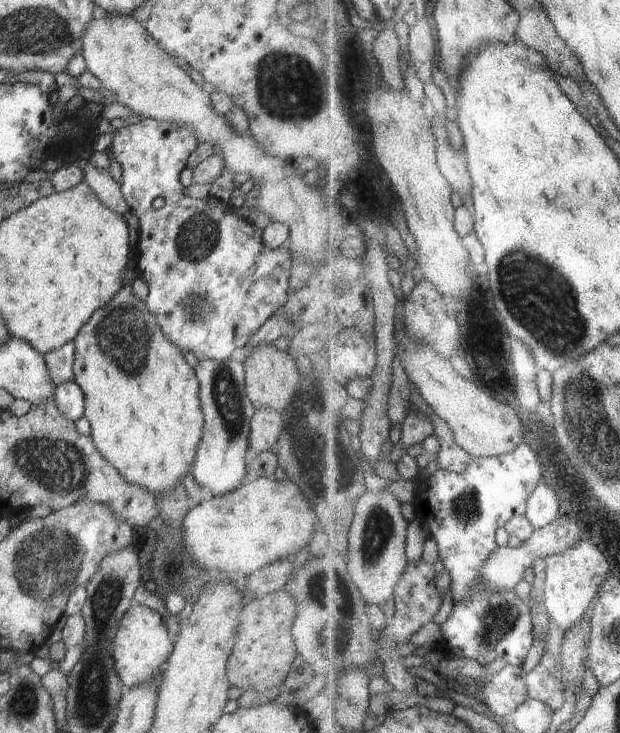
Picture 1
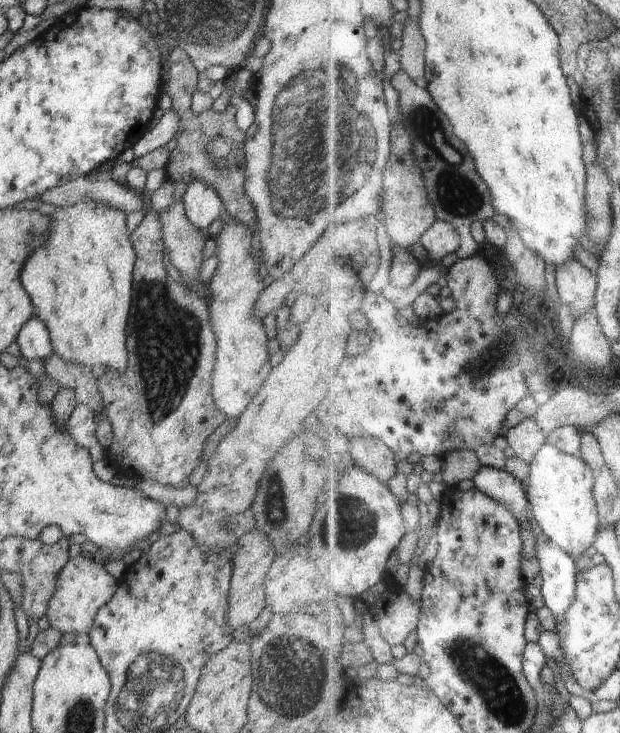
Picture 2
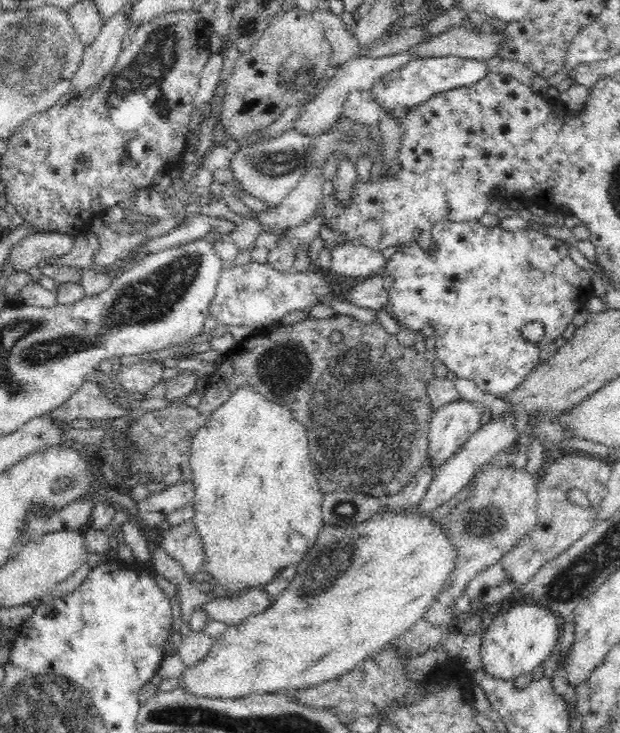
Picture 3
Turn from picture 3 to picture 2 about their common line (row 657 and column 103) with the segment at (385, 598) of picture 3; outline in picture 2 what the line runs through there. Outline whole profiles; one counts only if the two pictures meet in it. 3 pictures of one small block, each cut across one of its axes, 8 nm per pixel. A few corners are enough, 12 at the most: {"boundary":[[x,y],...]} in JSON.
{"boundary":[[50,214],[22,268],[68,362],[126,372],[137,259],[126,215]]}

